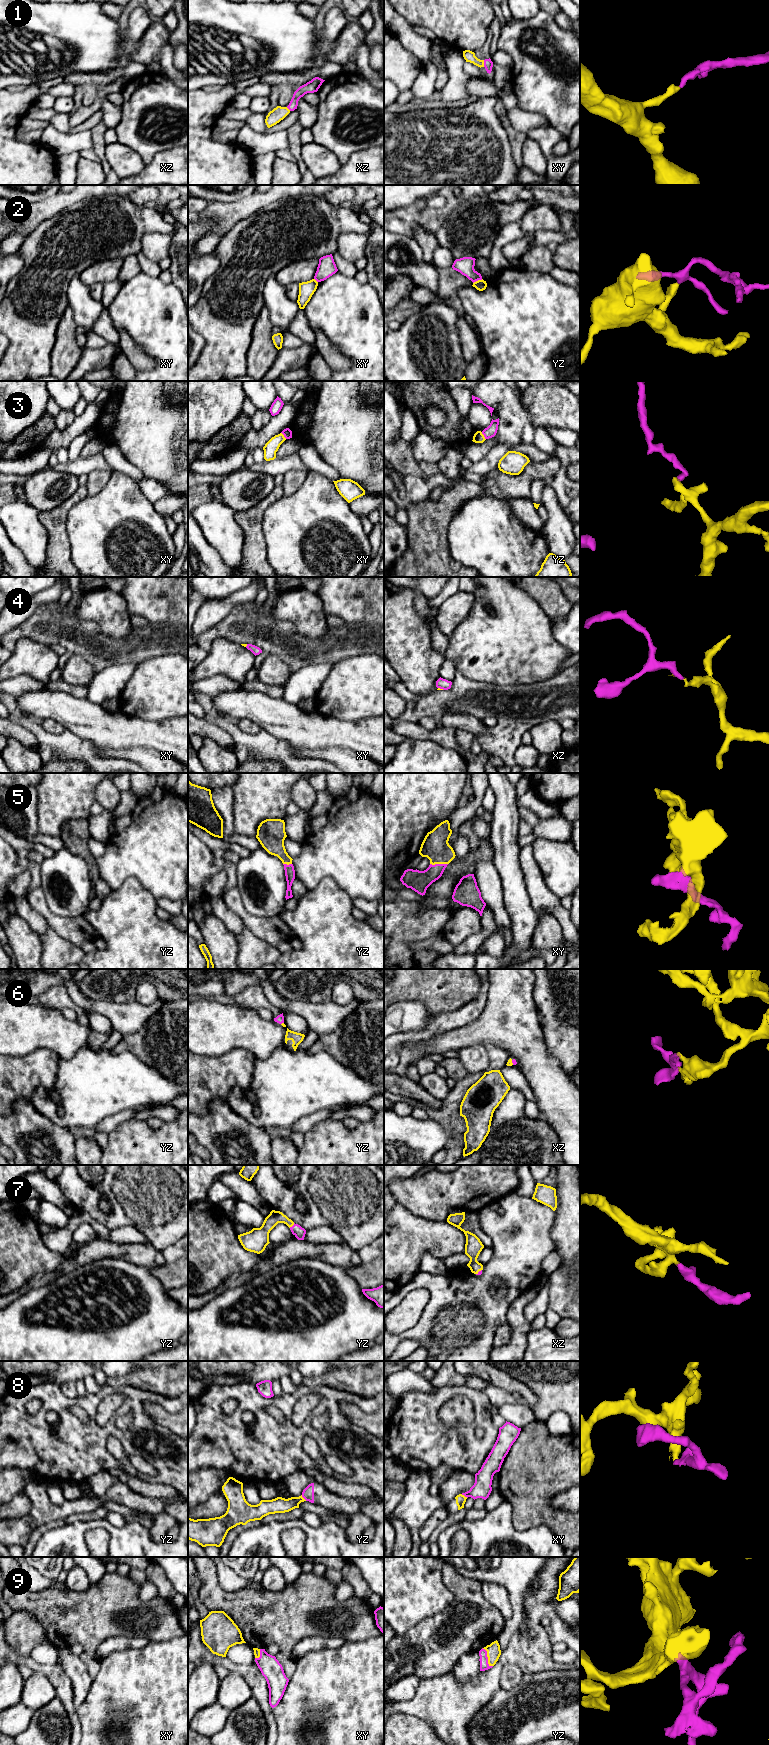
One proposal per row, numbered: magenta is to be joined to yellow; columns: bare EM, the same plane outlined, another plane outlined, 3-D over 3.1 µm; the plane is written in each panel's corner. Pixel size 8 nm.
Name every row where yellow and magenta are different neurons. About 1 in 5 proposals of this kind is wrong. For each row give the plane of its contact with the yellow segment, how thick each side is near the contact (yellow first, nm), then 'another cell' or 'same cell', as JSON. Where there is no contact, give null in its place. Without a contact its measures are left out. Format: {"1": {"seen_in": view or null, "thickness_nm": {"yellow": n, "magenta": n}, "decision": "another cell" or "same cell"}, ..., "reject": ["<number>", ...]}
{"1": {"seen_in": "xy", "thickness_nm": {"yellow": 90, "magenta": 80}, "decision": "same cell"}, "2": {"seen_in": "yz", "thickness_nm": {"yellow": 90, "magenta": 140}, "decision": "another cell"}, "3": {"seen_in": "yz", "thickness_nm": {"yellow": 90, "magenta": 90}, "decision": "another cell"}, "4": {"seen_in": "xz", "thickness_nm": {"yellow": 20, "magenta": 90}, "decision": "same cell"}, "5": {"seen_in": "xy", "thickness_nm": {"yellow": 220, "magenta": 170}, "decision": "same cell"}, "6": {"seen_in": "xz", "thickness_nm": {"yellow": 50, "magenta": 40}, "decision": "same cell"}, "7": {"seen_in": "yz", "thickness_nm": {"yellow": 120, "magenta": 90}, "decision": "same cell"}, "8": {"seen_in": "yz", "thickness_nm": {"yellow": 130, "magenta": 100}, "decision": "same cell"}, "9": {"seen_in": "yz", "thickness_nm": {"yellow": 110, "magenta": 70}, "decision": "same cell"}, "reject": ["2", "3"]}

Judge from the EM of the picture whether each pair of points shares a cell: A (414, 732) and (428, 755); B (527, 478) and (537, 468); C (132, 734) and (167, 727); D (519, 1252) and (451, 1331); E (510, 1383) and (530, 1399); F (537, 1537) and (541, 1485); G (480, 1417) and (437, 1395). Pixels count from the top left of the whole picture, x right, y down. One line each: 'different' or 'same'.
A: different
B: same
C: same
D: same
E: same
F: different
G: same

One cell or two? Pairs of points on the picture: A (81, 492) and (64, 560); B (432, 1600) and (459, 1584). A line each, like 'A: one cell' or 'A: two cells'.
A: one cell
B: two cells

